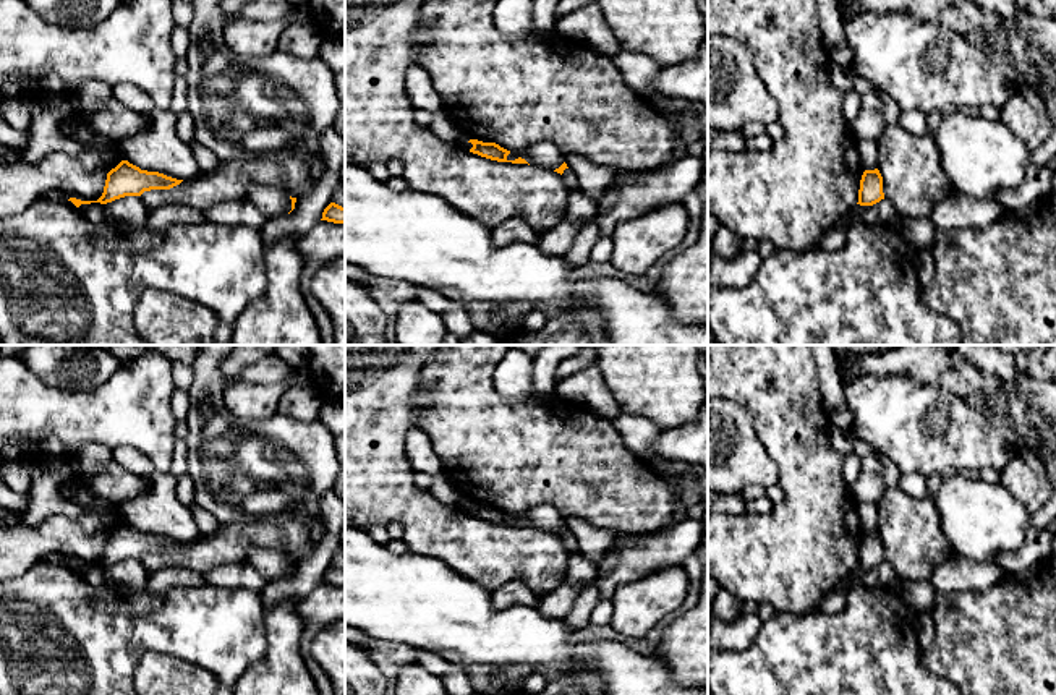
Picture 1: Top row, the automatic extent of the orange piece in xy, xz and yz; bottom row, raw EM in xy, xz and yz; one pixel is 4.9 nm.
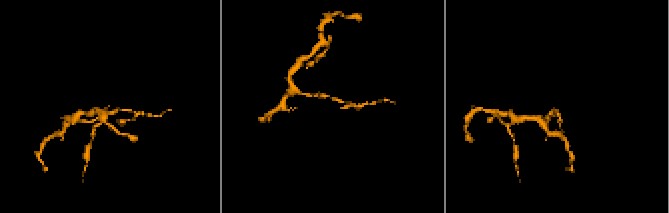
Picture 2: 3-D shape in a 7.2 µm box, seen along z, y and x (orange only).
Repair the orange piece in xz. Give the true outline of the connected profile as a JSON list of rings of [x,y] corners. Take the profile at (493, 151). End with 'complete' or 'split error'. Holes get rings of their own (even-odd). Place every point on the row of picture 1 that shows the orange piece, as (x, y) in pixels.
[[[470,139],[468,143],[473,144],[470,152],[478,154],[481,157],[486,157],[486,159],[491,159],[491,160],[497,160],[497,162],[528,164],[522,157],[518,157],[515,160],[509,160],[507,156],[510,154],[510,151],[500,147],[496,143],[483,143],[483,141],[478,141],[478,139]]] | complete

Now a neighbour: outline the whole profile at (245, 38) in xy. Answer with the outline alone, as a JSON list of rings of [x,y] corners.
[[[235,18],[227,21],[222,39],[233,58],[269,57],[277,52],[279,39],[290,24],[290,19],[253,21]]]

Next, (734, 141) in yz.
[[[708,128],[708,152],[714,149],[724,152],[742,152],[747,149],[747,138],[742,131],[721,131]]]

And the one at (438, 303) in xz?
[[[418,288],[418,301],[437,314],[444,314],[450,305],[450,300],[429,288]]]

